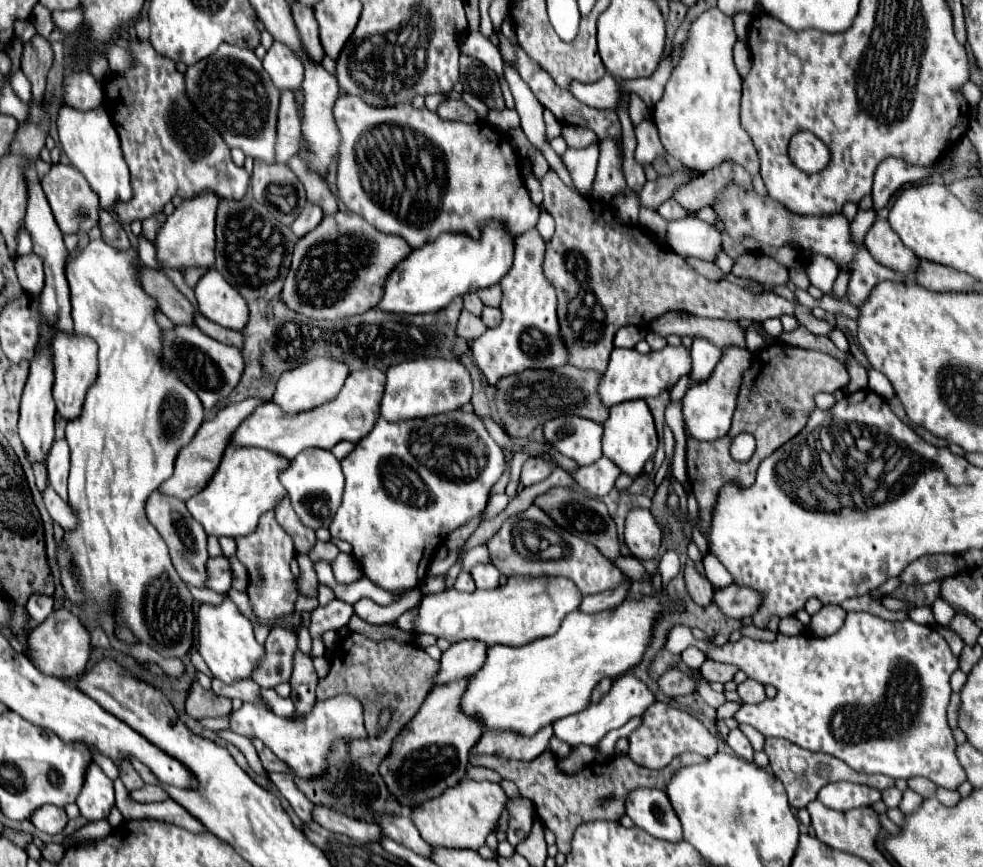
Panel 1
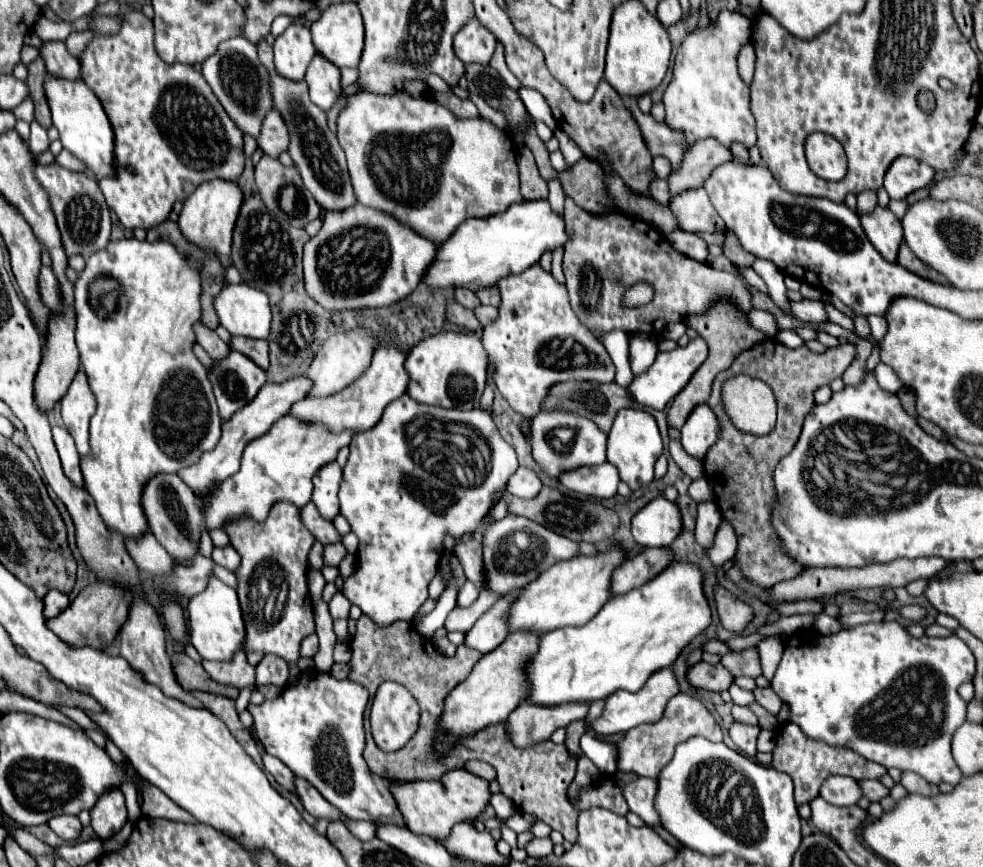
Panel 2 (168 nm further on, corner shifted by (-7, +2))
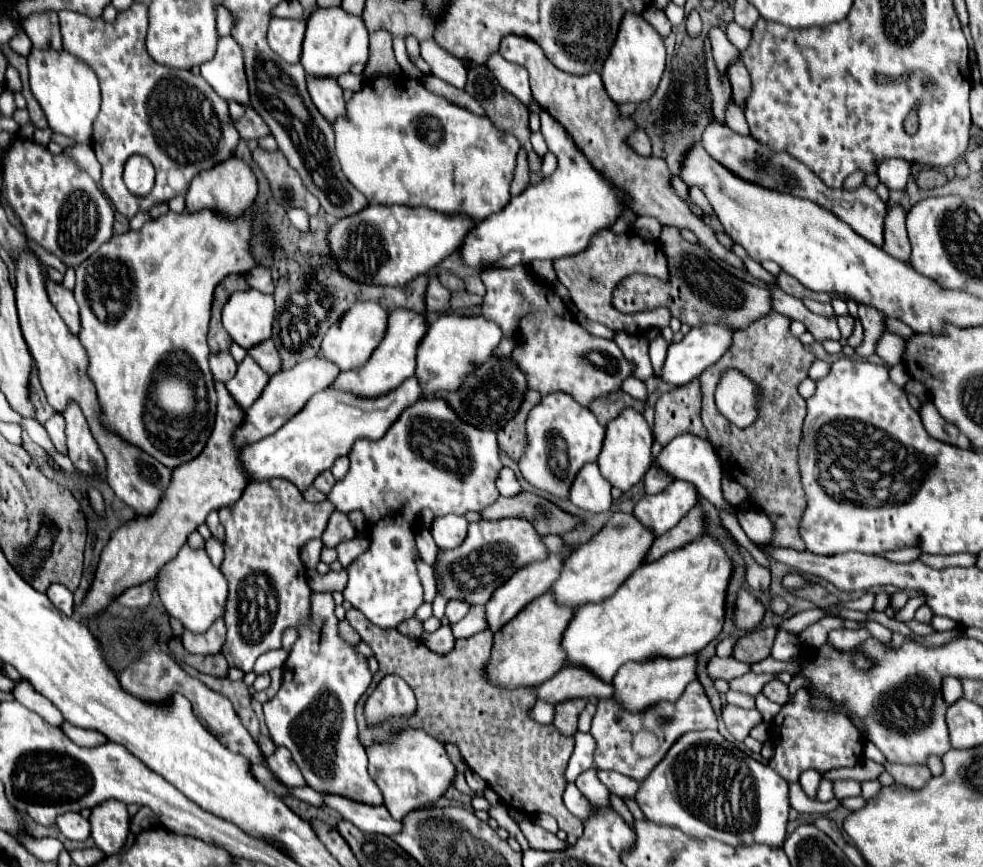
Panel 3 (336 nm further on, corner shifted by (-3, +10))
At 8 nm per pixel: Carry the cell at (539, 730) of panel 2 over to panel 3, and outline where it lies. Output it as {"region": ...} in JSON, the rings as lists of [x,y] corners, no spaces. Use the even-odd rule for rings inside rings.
{"region":[[[562,667],[552,679],[538,687],[538,699],[550,701],[552,705],[564,699],[576,697],[612,697],[612,683],[600,683],[596,675],[588,675],[588,671],[580,671],[580,667]]]}

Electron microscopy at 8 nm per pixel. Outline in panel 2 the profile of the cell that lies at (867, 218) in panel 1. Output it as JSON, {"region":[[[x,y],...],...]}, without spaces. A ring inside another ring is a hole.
{"region":[[[864,191],[858,195],[858,213],[872,213],[874,207],[876,207],[876,193]]]}

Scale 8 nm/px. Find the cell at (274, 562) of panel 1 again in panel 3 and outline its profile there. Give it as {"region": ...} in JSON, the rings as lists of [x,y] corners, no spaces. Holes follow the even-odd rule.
{"region":[[[268,479],[252,481],[234,505],[218,511],[226,529],[220,571],[228,581],[228,605],[224,605],[228,633],[222,651],[228,665],[250,673],[262,653],[282,647],[280,637],[286,627],[308,619],[312,591],[298,553],[308,539],[324,533],[334,509],[328,501],[304,501],[298,487],[286,479]]]}

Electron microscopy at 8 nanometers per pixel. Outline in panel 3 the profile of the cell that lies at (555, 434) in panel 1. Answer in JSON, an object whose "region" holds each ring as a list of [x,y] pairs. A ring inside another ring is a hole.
{"region":[[[550,393],[530,411],[530,415],[526,419],[526,449],[524,449],[522,459],[518,461],[520,473],[536,489],[548,491],[560,499],[568,499],[568,491],[574,483],[576,473],[584,467],[584,463],[598,459],[600,449],[602,449],[602,441],[604,441],[604,427],[598,423],[596,415],[590,409],[578,405],[566,393]],[[550,437],[562,437],[566,443],[568,469],[566,469],[564,479],[558,479],[552,473],[552,469],[548,467],[548,439]]]}

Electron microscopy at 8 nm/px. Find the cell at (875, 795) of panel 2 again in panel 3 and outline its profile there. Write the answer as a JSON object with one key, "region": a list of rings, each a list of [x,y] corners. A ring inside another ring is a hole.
{"region":[[[834,781],[834,795],[836,799],[860,795],[860,783],[858,781]]]}

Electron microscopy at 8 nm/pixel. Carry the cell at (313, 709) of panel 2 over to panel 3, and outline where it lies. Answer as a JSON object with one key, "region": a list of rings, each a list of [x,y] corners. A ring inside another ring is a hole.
{"region":[[[312,593],[312,615],[308,617],[308,623],[300,623],[296,631],[298,639],[282,665],[282,687],[274,695],[274,699],[264,703],[270,737],[276,745],[282,745],[292,753],[292,759],[300,767],[306,785],[310,785],[318,793],[334,793],[366,805],[382,805],[380,789],[368,775],[368,759],[362,743],[358,741],[354,717],[354,707],[358,699],[366,693],[372,681],[372,673],[368,669],[368,659],[364,655],[358,655],[354,645],[346,643],[340,637],[332,593]]]}

